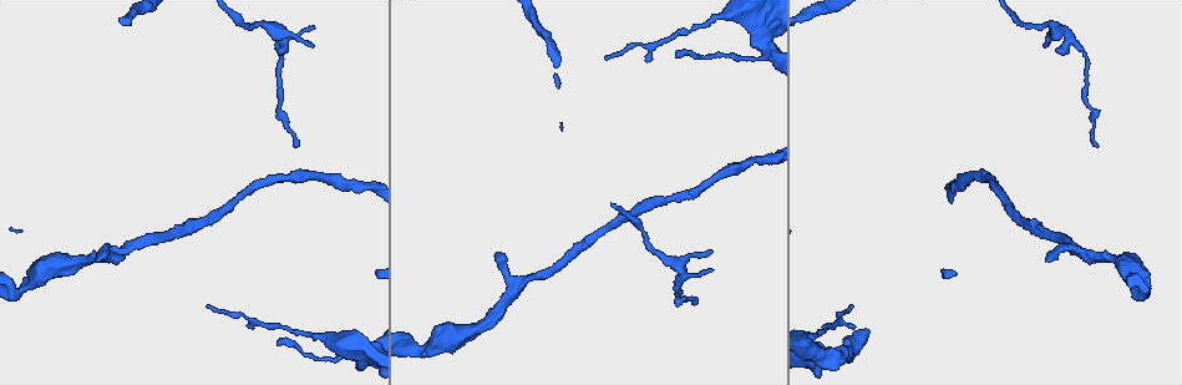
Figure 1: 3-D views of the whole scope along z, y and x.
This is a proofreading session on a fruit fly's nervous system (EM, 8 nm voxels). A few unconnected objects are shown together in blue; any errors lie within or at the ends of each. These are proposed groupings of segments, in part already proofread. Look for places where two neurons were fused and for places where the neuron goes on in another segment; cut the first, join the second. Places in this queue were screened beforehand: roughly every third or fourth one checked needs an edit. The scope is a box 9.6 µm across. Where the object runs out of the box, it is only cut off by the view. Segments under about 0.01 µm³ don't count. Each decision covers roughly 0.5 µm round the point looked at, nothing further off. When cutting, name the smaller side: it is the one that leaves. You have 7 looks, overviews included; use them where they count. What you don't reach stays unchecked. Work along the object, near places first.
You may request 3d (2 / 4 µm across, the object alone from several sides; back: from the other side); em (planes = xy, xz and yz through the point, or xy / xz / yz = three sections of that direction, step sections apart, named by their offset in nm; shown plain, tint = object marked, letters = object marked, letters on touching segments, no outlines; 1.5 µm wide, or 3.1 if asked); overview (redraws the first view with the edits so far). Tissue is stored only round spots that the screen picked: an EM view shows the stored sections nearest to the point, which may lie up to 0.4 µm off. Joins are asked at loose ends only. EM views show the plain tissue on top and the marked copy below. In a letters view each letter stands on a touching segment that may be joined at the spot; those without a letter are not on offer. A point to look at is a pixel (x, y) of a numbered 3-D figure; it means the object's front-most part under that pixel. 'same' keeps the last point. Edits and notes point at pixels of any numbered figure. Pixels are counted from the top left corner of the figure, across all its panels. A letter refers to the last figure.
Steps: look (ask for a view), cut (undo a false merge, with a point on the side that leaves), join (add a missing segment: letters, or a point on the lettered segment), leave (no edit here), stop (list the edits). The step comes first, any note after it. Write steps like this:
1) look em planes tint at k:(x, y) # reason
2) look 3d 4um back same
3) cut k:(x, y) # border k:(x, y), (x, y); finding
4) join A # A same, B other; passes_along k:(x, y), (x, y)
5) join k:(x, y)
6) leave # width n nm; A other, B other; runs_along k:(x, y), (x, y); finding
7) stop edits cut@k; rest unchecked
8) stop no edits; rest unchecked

look em planes letters at 1:(750, 60) # thin arm on a thick one

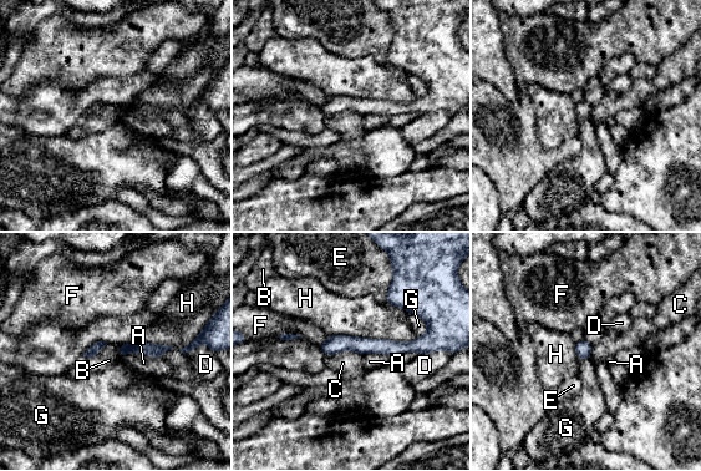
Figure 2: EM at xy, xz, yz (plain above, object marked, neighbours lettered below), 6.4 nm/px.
leave # A other, B other, C other, D other, E other, F other, G other, H other; border 2:(120, 356), (135, 352), (159, 359); one neuron here

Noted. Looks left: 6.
look 3d 2um at 1:(850, 324) # thin end

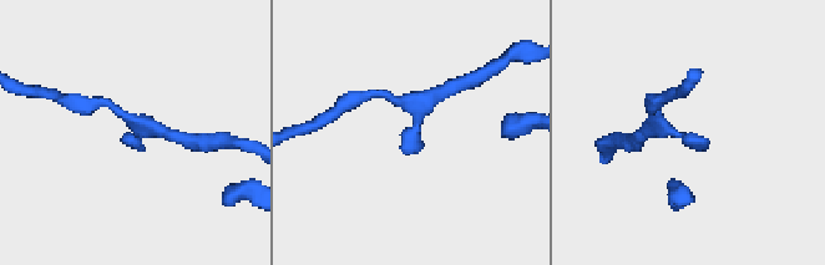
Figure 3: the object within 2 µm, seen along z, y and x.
look em planes letters at 3:(131, 138)

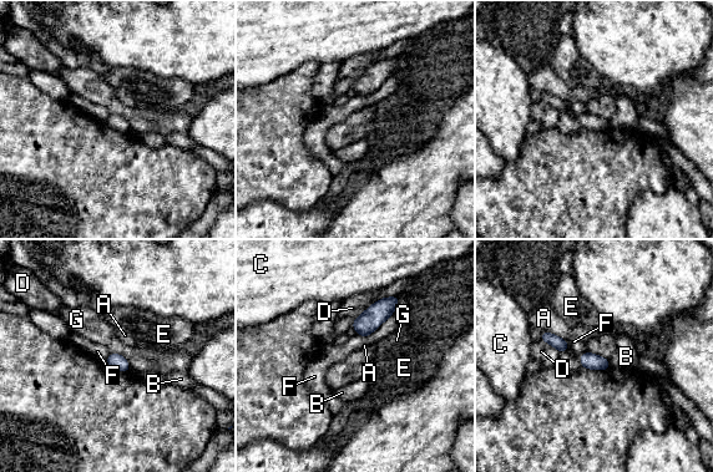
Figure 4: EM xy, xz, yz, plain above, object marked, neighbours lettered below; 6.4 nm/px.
leave # A other, B other, C other, D other, E other, F other, G other; border 4:(110, 351), (119, 353), (130, 368); no lettered segment goes on from it

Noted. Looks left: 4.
look em 3.1um xy step 16 tint at 1:(293, 146) # thin end

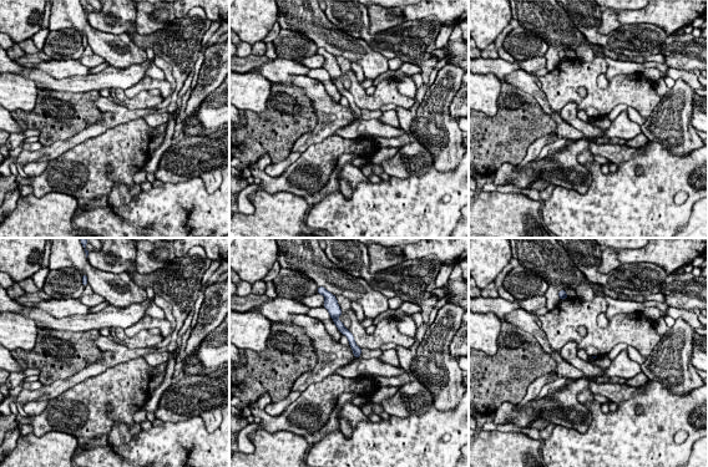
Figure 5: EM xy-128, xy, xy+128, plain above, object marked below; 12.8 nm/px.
look em 3.1um xy step 16 letters same

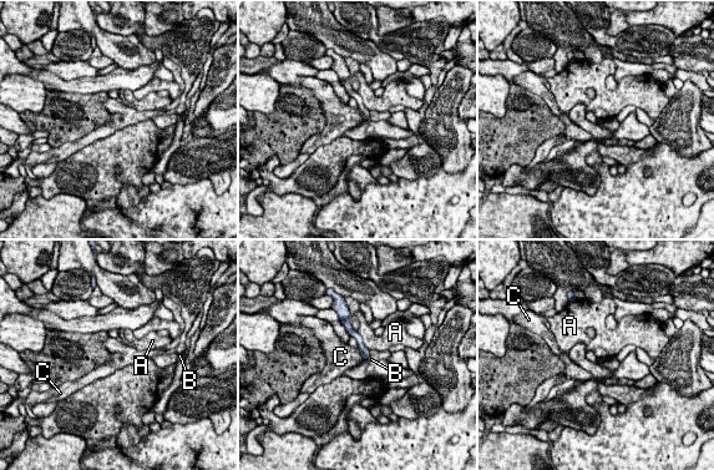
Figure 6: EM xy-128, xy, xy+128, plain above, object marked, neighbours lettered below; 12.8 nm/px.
leave # A other, B other, C other; runs_along 6:(347, 326), (359, 339), (365, 357); none of them fits

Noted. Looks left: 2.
stop no edits; rest unchecked

